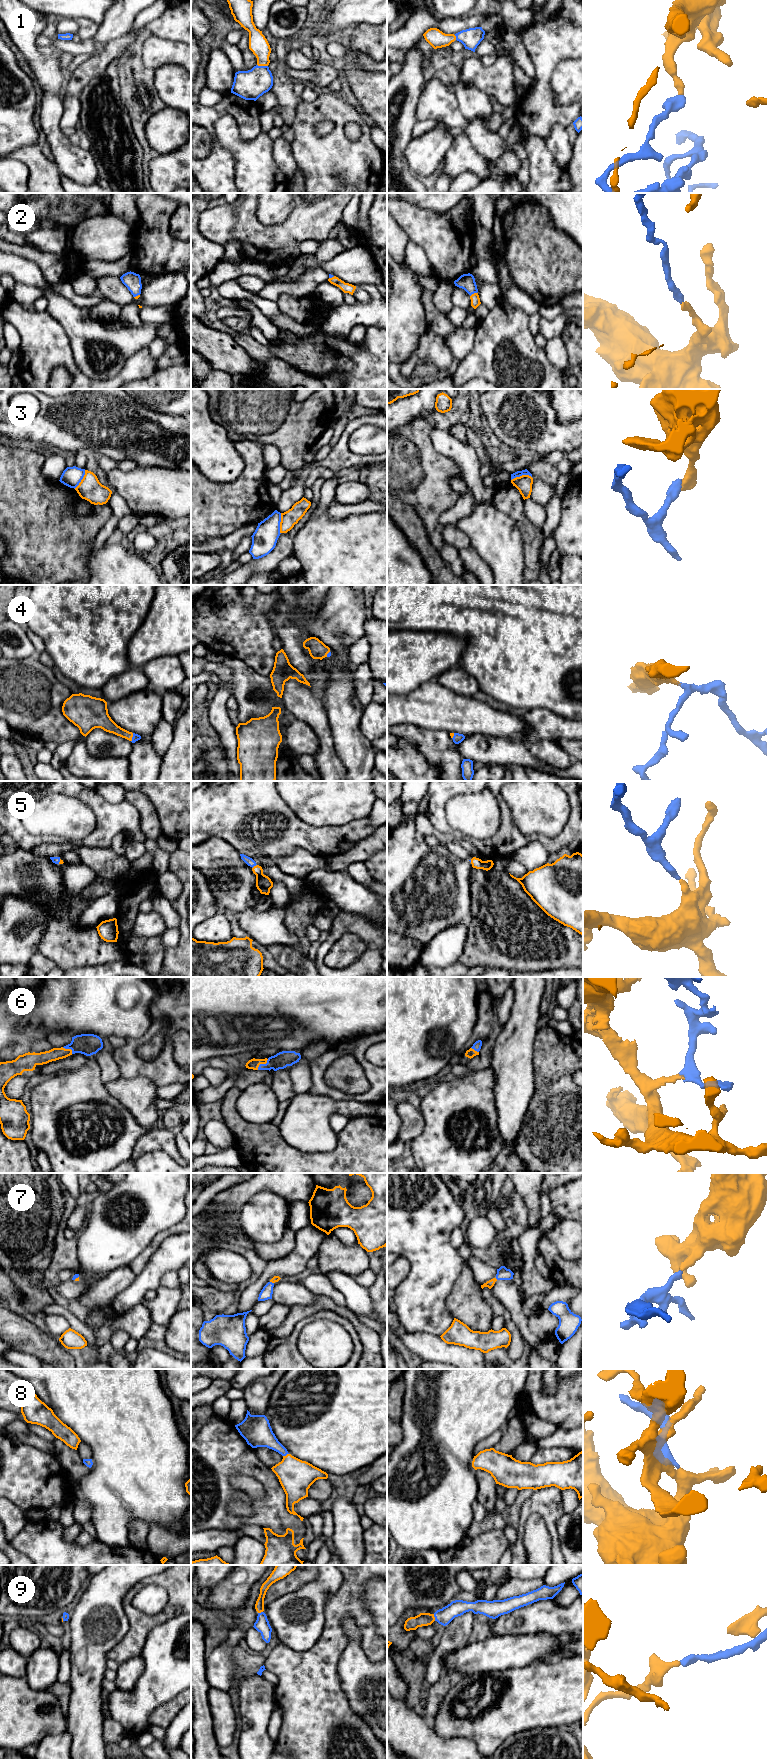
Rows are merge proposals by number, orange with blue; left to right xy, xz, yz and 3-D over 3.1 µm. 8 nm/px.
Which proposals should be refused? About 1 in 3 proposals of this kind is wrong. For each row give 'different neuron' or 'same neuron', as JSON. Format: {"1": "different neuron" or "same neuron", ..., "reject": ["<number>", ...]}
{"1": "same neuron", "2": "same neuron", "3": "different neuron", "4": "same neuron", "5": "same neuron", "6": "same neuron", "7": "same neuron", "8": "same neuron", "9": "same neuron", "reject": ["3"]}

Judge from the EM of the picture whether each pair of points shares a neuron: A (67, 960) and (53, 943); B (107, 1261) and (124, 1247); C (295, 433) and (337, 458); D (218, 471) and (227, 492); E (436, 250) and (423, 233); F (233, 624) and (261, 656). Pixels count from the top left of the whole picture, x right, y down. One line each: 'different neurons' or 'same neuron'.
A: same neuron
B: same neuron
C: different neurons
D: different neurons
E: same neuron
F: same neuron

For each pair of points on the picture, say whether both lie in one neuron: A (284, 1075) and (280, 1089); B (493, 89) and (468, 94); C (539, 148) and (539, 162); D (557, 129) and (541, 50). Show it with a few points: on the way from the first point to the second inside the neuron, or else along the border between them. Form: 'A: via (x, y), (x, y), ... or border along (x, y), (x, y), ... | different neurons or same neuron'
A: via (281, 1078), (281, 1086) | same neuron
B: border along (460, 82), (466, 85), (474, 85), (489, 97) | different neurons
C: via (539, 151), (539, 159) | same neuron
D: border along (565, 127), (554, 124), (545, 141) | different neurons

